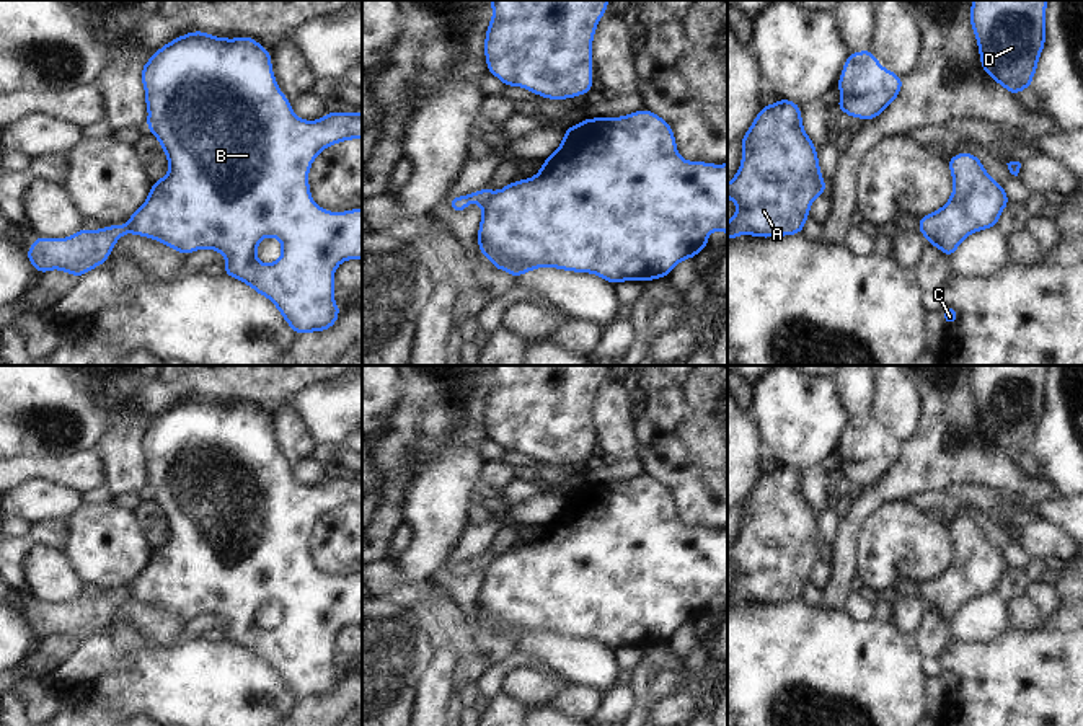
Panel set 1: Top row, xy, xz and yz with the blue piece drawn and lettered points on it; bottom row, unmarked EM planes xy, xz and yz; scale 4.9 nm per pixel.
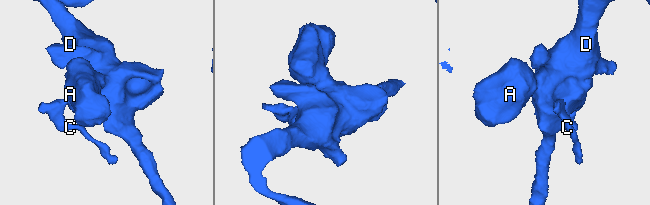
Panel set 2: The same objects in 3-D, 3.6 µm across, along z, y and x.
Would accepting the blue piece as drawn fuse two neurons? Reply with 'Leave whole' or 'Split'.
Split

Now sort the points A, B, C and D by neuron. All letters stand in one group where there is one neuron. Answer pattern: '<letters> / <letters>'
A B D / C

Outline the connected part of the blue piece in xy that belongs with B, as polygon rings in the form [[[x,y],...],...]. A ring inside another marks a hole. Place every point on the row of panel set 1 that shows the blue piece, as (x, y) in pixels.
[[[191,31],[161,46],[144,64],[145,129],[160,142],[170,170],[152,183],[145,202],[127,219],[127,233],[157,240],[184,256],[199,248],[219,251],[227,261],[223,276],[243,281],[269,299],[295,334],[328,331],[341,312],[333,300],[334,271],[347,259],[362,261],[362,207],[329,212],[316,206],[308,171],[326,147],[362,139],[362,113],[331,111],[316,121],[295,116],[276,82],[271,54],[251,36],[228,39]],[[267,237],[277,237],[282,246],[281,258],[271,264],[256,256],[259,241]]]

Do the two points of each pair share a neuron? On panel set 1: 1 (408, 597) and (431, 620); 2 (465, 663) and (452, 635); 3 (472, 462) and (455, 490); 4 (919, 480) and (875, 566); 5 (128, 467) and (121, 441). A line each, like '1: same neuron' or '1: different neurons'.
1: different neurons
2: same neuron
3: same neuron
4: different neurons
5: same neuron

